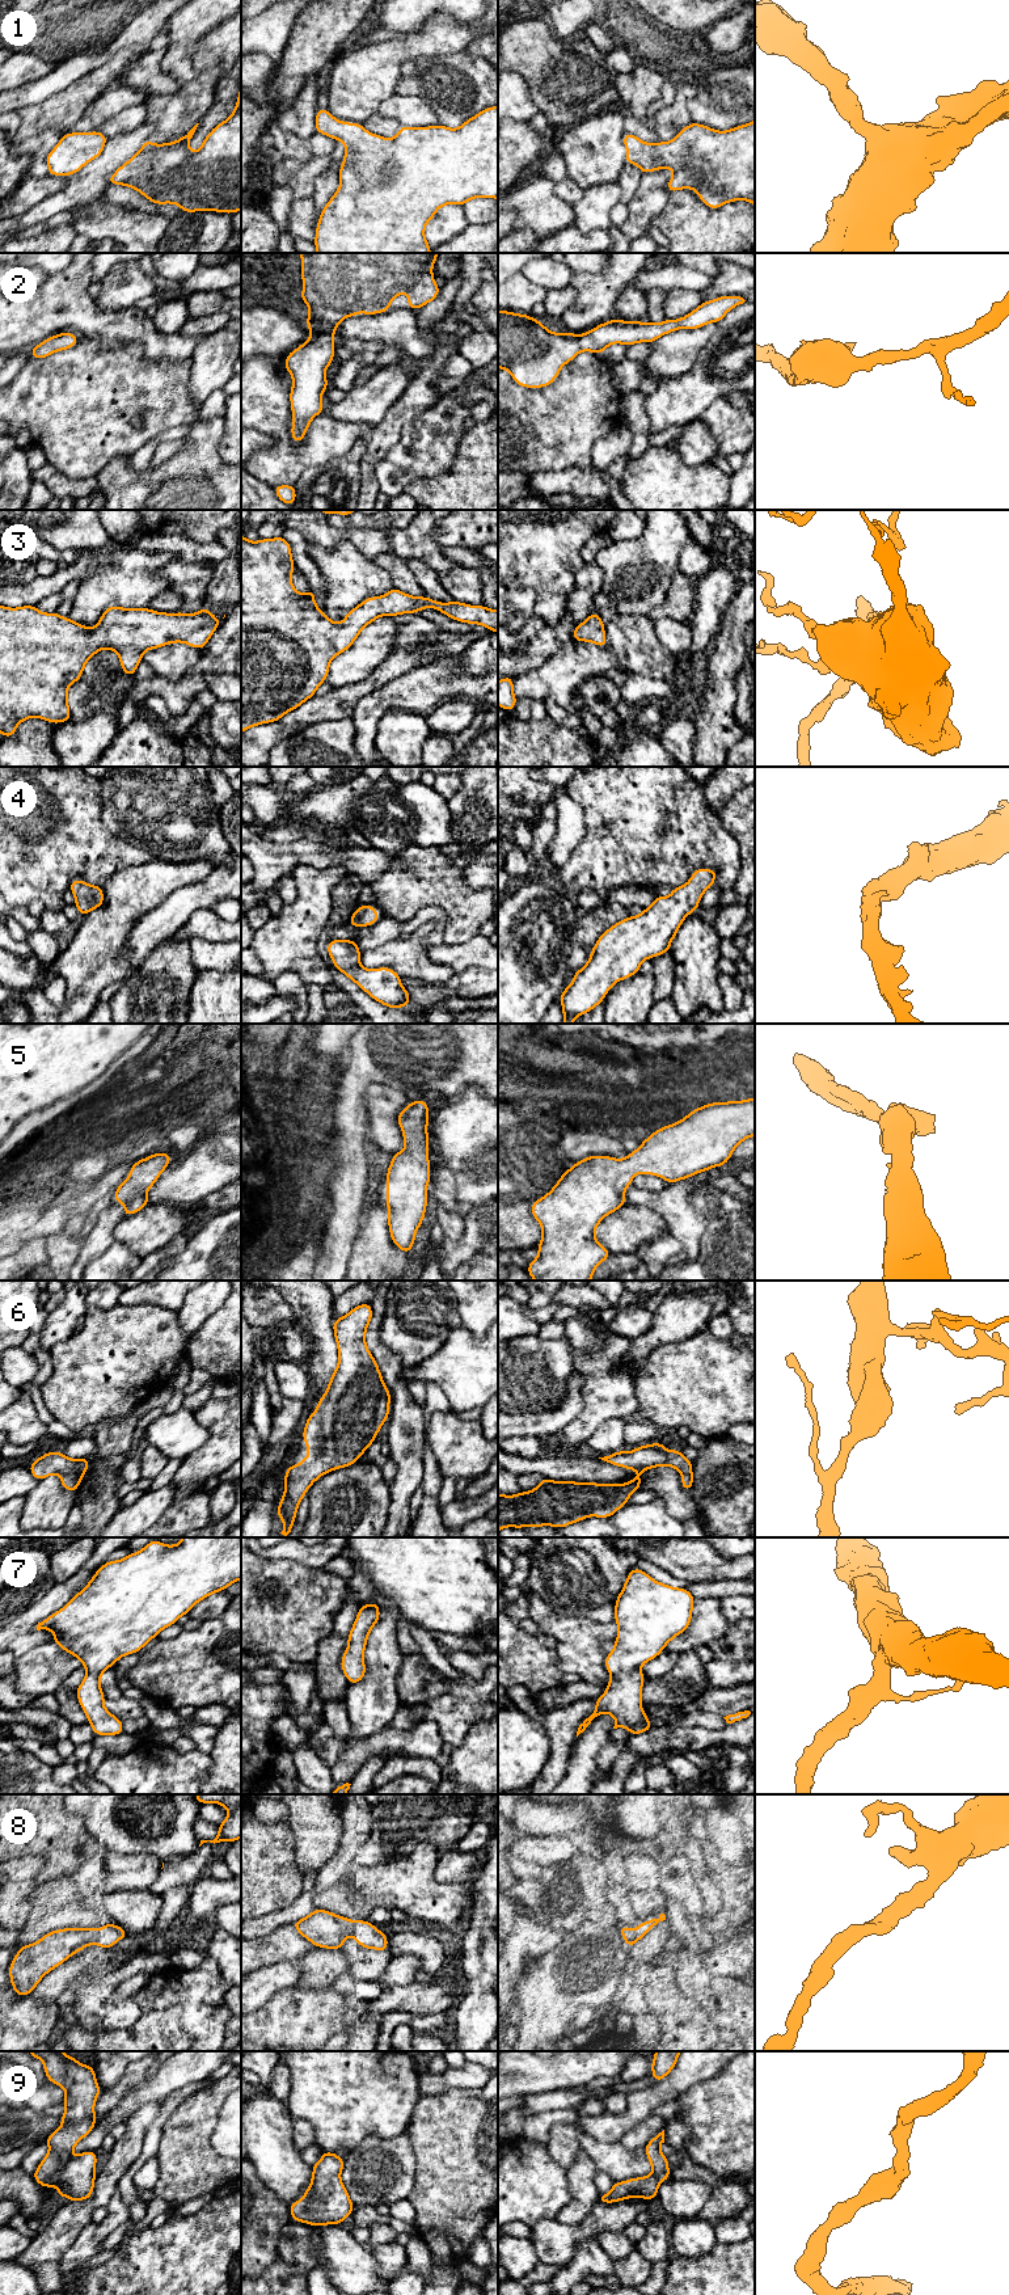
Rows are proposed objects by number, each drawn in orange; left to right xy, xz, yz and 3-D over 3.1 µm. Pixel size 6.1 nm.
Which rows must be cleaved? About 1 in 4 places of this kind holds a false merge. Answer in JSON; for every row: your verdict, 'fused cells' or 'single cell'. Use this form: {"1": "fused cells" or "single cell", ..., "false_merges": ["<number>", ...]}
{"1": "single cell", "2": "single cell", "3": "single cell", "4": "single cell", "5": "single cell", "6": "single cell", "7": "single cell", "8": "single cell", "9": "single cell", "false_merges": []}

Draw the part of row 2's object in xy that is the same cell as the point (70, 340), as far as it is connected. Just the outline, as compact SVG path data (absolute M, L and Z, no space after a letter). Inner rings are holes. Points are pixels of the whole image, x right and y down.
M59 333L50 338L46 338L39 345L30 350L30 354L34 359L43 359L51 354L62 350L68 350L73 347L79 341L79 336L73 333Z

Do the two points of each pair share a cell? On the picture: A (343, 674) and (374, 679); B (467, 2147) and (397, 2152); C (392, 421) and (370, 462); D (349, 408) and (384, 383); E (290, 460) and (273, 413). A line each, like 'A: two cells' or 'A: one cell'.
A: two cells
B: two cells
C: one cell
D: one cell
E: one cell

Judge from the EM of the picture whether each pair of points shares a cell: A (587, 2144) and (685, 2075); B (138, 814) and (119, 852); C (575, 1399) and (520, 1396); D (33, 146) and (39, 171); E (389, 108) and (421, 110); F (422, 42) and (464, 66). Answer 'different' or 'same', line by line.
A: different
B: different
C: different
D: same
E: same
F: different

